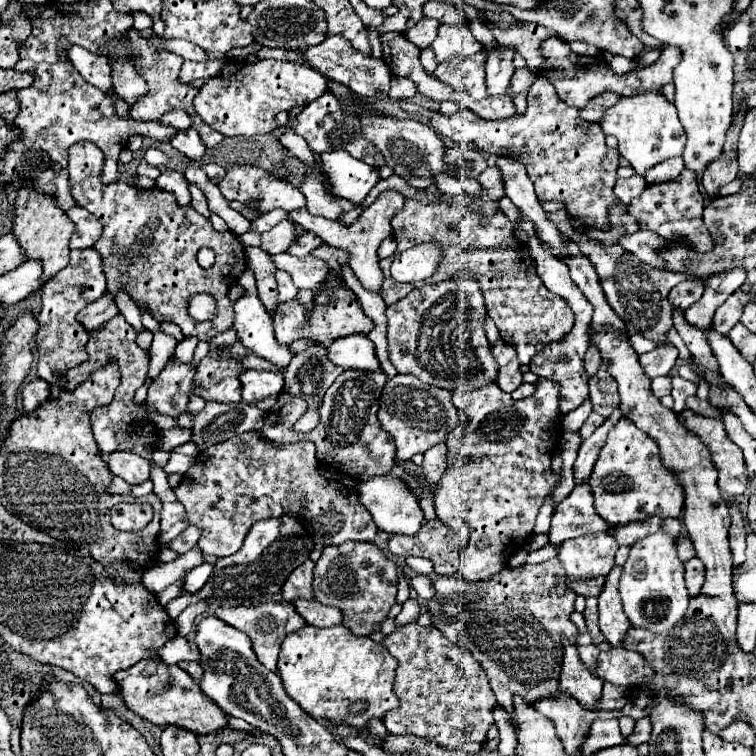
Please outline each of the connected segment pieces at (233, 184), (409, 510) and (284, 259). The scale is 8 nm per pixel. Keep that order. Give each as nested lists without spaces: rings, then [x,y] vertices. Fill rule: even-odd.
[[[234,166],[226,172],[226,176],[220,180],[218,184],[222,196],[226,200],[240,200],[240,202],[250,202],[254,200],[258,204],[258,210],[260,212],[270,212],[274,208],[282,208],[286,212],[292,212],[296,208],[304,208],[306,206],[306,198],[304,194],[292,184],[292,176],[282,176],[282,178],[276,178],[276,176],[270,176],[266,170],[258,168],[258,166]]]
[[[392,474],[376,476],[374,480],[358,484],[358,494],[366,510],[372,514],[378,530],[388,532],[388,534],[402,534],[402,536],[414,536],[420,530],[422,520],[424,520],[422,510],[416,498],[410,496],[410,492],[406,492],[406,486],[400,480],[394,480]]]
[[[282,252],[278,256],[272,256],[272,260],[280,270],[286,270],[292,276],[296,288],[320,290],[322,284],[326,284],[326,278],[330,274],[330,272],[326,272],[326,270],[330,270],[328,264],[314,256],[296,258],[296,256]]]

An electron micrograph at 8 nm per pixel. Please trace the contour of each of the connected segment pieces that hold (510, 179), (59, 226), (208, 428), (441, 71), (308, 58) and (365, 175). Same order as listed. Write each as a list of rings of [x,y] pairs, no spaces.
[[[500,156],[496,160],[496,166],[500,168],[500,174],[502,174],[506,198],[510,198],[510,202],[536,224],[542,240],[548,246],[562,248],[562,236],[558,236],[558,230],[550,224],[550,220],[546,220],[546,212],[542,210],[540,200],[534,194],[534,184],[528,178],[528,172],[522,166],[522,162]]]
[[[20,188],[16,194],[14,210],[12,210],[12,228],[10,232],[18,240],[24,260],[40,260],[42,262],[42,284],[52,280],[62,268],[68,264],[68,242],[74,232],[74,224],[66,220],[66,214],[56,206],[56,200],[50,194],[32,192],[28,188]]]
[[[206,402],[204,410],[192,416],[192,442],[200,452],[210,448],[210,444],[218,444],[228,440],[230,436],[238,436],[248,430],[262,430],[264,412],[254,404],[238,402],[238,404],[214,404]]]
[[[480,50],[474,56],[452,56],[438,64],[434,76],[450,84],[456,92],[466,92],[474,100],[488,96],[486,92],[486,50]]]
[[[330,36],[318,46],[306,48],[306,52],[294,52],[279,48],[263,47],[257,52],[259,59],[273,58],[276,60],[286,60],[286,62],[298,62],[302,66],[310,66],[324,74],[330,80],[338,80],[340,84],[348,86],[352,92],[356,92],[360,98],[374,98],[374,100],[386,100],[388,98],[388,88],[390,88],[390,68],[382,60],[374,60],[372,56],[362,56],[360,52],[354,52],[342,36]]]
[[[344,150],[322,152],[320,162],[328,178],[328,192],[336,198],[344,198],[354,204],[352,210],[342,212],[338,218],[340,224],[352,226],[364,210],[360,204],[364,202],[364,198],[380,178],[378,170],[352,158]]]

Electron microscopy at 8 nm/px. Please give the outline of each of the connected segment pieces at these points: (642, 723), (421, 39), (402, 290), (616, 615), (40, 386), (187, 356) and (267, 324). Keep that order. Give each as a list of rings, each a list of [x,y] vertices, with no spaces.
[[[640,718],[638,722],[636,722],[636,728],[634,728],[634,732],[626,738],[626,744],[630,744],[630,746],[640,746],[642,742],[648,742],[650,740],[650,732],[652,732],[652,724],[650,724],[650,718]]]
[[[422,18],[416,26],[412,26],[406,32],[406,38],[420,48],[428,48],[432,44],[432,40],[436,38],[436,32],[438,32],[438,20]]]
[[[386,258],[386,260],[380,260],[380,268],[384,272],[384,286],[382,286],[382,300],[390,306],[398,300],[402,300],[408,292],[412,292],[414,288],[418,288],[418,282],[410,282],[410,284],[402,284],[402,282],[396,282],[392,276],[390,276],[390,262],[392,258]]]
[[[614,566],[606,576],[606,584],[598,596],[600,606],[600,630],[612,648],[622,646],[622,636],[630,630],[630,620],[622,610],[622,600],[618,594],[618,580],[622,574],[622,566]]]
[[[36,378],[36,380],[28,382],[22,388],[22,406],[24,406],[24,412],[34,412],[34,408],[38,408],[42,402],[46,402],[50,398],[52,398],[52,394],[48,390],[48,384],[42,378]]]
[[[184,338],[178,346],[176,346],[176,352],[174,352],[174,360],[178,362],[192,362],[192,354],[194,354],[194,348],[198,346],[198,338]]]
[[[250,268],[242,272],[242,280],[238,280],[246,288],[246,296],[242,296],[234,304],[234,330],[240,342],[252,350],[256,356],[272,362],[276,368],[284,368],[290,362],[290,350],[282,348],[274,340],[272,318],[268,316],[264,304],[258,298],[256,278]]]

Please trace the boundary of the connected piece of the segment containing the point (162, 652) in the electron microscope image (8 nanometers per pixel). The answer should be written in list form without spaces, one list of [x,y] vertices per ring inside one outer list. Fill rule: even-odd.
[[[182,636],[170,638],[164,646],[156,648],[154,654],[164,662],[164,664],[178,664],[182,660],[198,660],[198,650],[190,648],[188,642]]]

